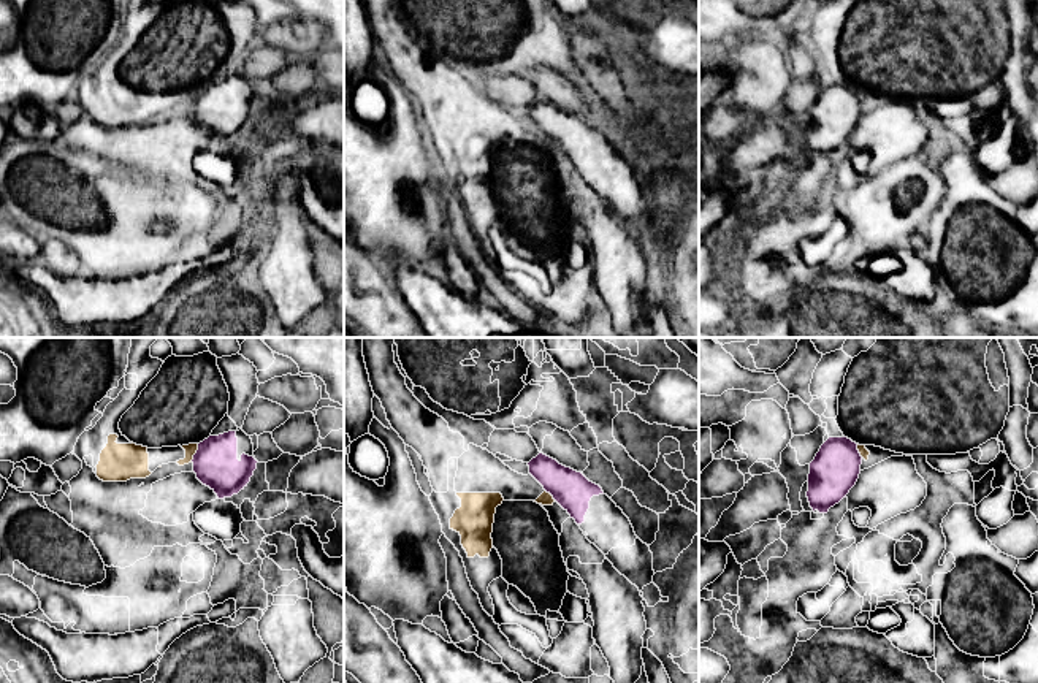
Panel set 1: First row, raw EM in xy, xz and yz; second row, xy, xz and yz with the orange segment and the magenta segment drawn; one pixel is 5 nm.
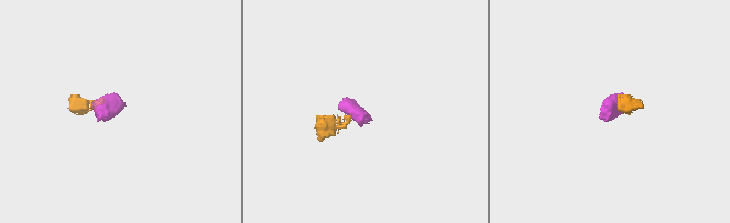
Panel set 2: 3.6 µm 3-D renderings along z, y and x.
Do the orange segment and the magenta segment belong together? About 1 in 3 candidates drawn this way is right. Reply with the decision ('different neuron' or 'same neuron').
different neuron

